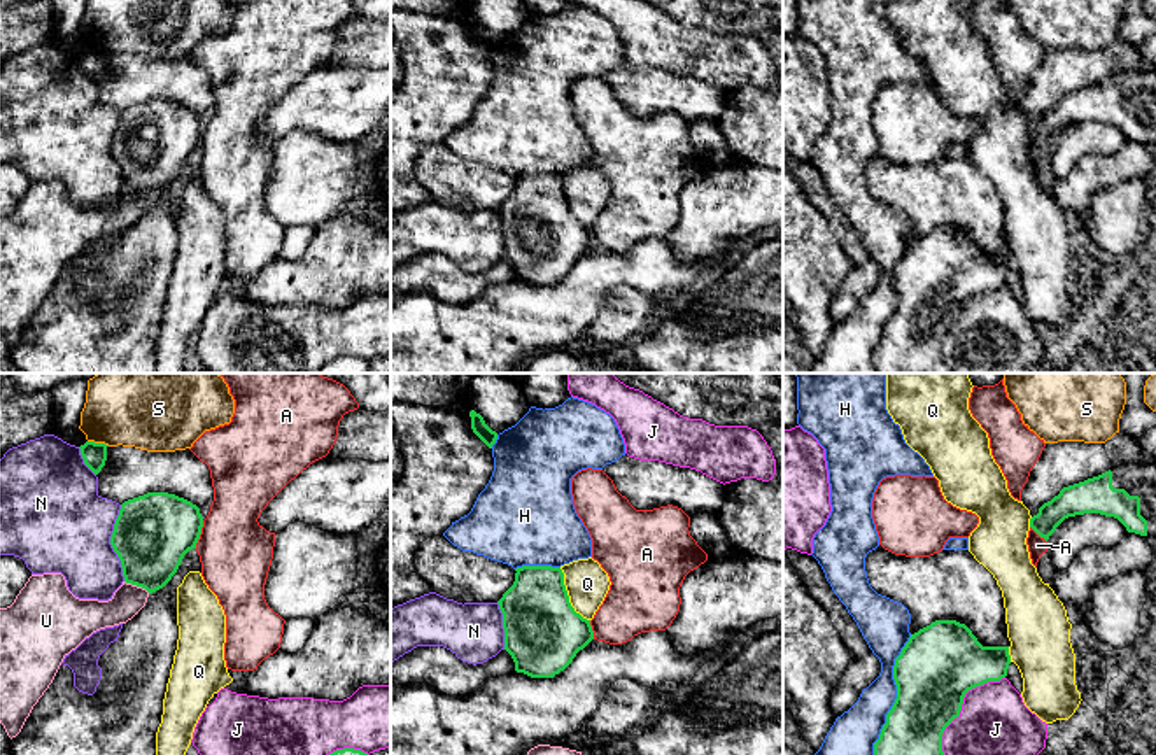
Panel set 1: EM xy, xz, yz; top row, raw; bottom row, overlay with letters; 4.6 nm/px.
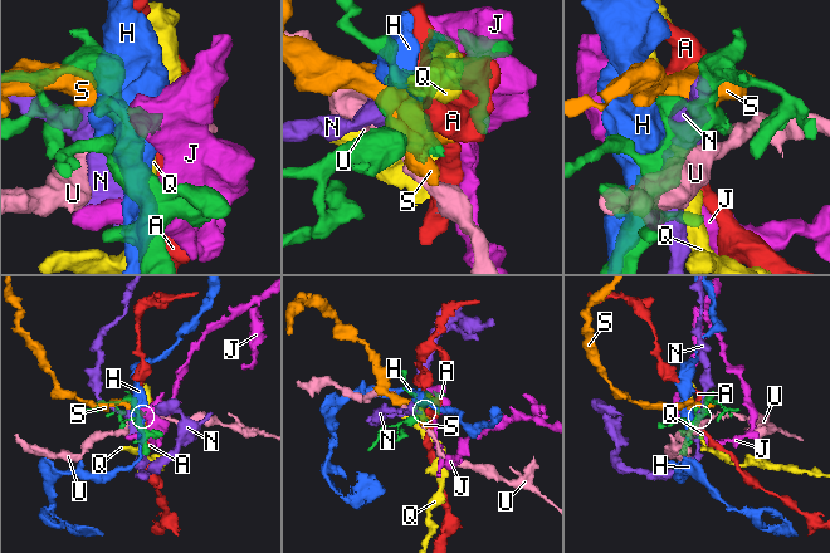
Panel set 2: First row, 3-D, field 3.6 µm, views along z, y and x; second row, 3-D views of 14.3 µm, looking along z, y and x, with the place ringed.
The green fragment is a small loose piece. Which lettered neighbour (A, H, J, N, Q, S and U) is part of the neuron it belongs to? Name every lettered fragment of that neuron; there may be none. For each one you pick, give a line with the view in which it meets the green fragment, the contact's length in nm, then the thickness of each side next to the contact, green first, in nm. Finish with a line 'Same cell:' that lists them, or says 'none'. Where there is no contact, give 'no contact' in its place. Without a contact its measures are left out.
Same cell: none

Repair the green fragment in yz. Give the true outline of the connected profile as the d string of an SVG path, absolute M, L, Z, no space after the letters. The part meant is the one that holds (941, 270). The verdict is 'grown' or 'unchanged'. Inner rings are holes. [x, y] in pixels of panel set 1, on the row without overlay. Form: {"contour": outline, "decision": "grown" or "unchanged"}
{"contour": "M935 228L911 242L895 266L897 307L874 350L876 373L951 373L942 359L946 335L960 324L969 298L1007 284L1009 254L983 254L972 238L956 228Z", "decision": "unchanged"}

